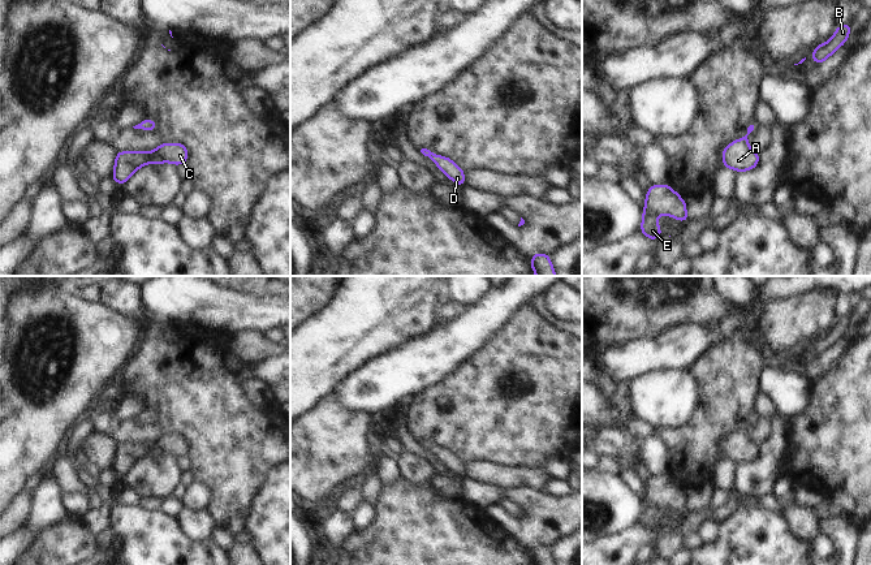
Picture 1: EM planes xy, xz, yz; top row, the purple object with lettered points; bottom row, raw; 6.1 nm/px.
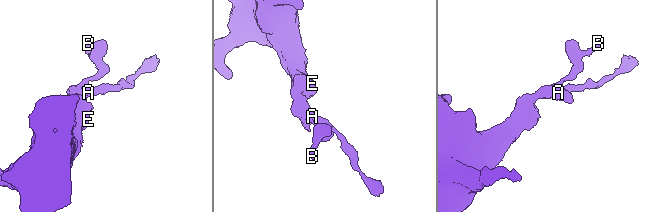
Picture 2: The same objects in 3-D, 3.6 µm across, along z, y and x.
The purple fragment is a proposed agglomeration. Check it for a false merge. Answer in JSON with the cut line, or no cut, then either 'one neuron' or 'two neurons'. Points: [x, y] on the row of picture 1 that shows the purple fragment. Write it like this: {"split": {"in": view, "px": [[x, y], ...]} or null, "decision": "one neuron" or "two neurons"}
{"split": null, "decision": "one neuron"}

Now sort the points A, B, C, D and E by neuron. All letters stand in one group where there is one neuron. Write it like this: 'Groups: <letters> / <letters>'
Groups: A B C D E

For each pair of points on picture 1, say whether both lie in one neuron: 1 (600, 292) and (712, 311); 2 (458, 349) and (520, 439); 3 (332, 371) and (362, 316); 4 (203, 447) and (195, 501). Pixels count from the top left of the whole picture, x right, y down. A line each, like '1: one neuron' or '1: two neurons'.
1: one neuron
2: two neurons
3: one neuron
4: two neurons

